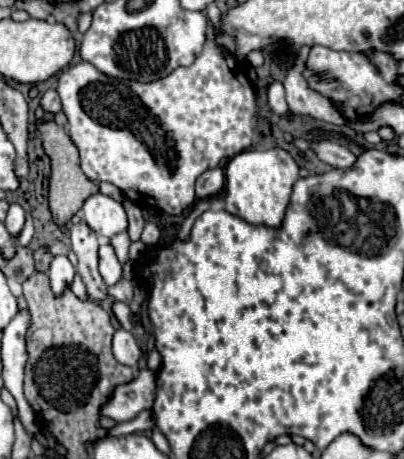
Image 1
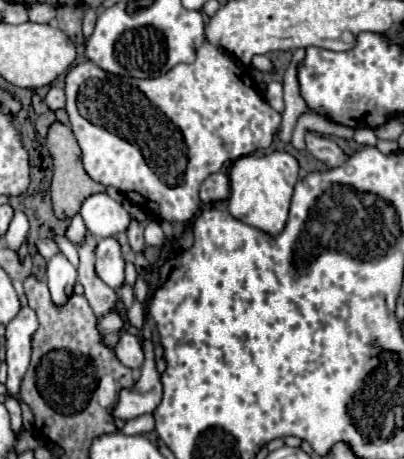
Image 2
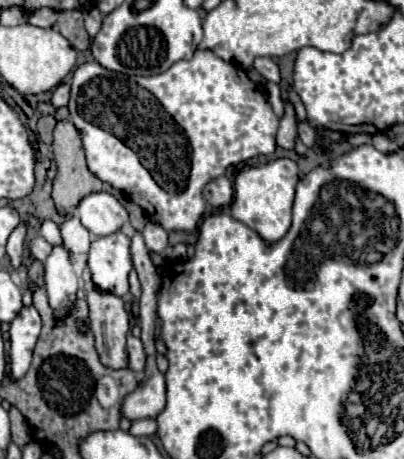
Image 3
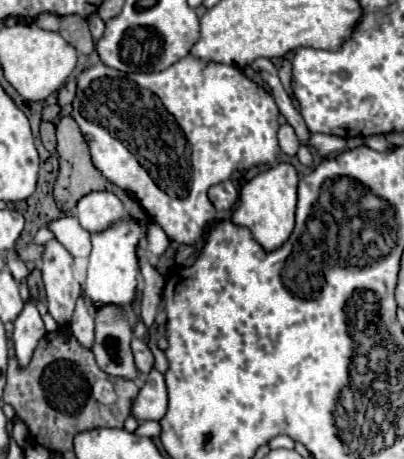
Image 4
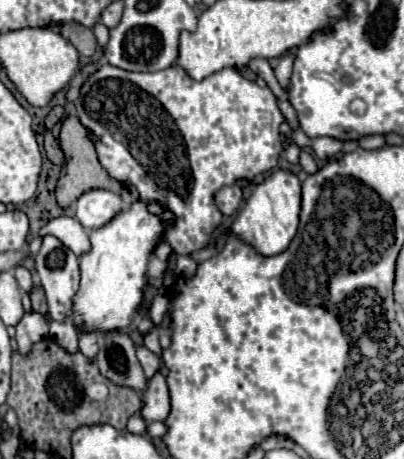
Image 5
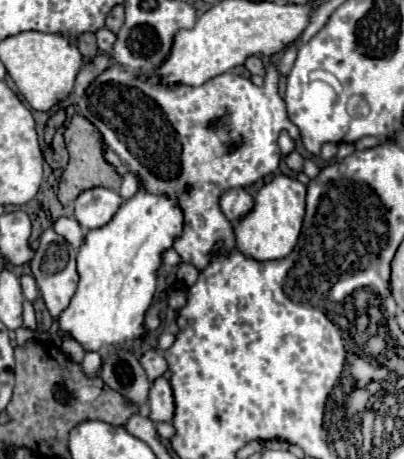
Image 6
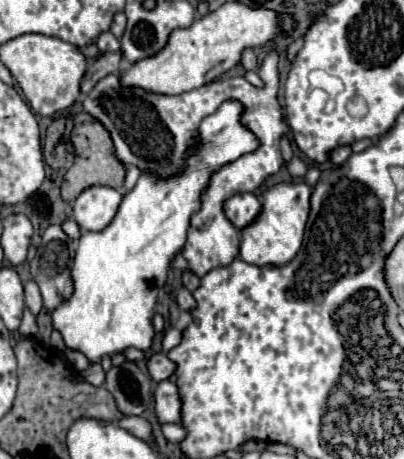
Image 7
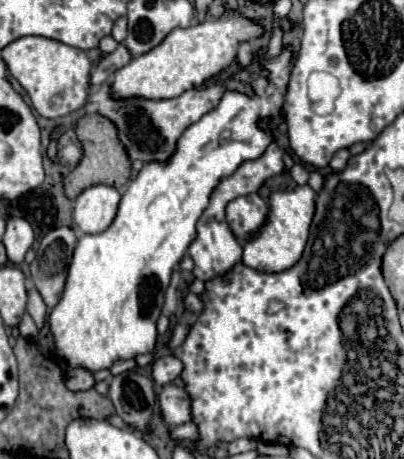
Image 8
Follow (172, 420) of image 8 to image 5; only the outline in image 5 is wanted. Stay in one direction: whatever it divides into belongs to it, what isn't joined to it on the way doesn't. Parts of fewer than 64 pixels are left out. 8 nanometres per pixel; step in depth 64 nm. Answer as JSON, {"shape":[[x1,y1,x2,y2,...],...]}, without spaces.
{"shape":[[158,372,154,374,154,378,148,380,148,388,142,394,144,398,144,408,142,408,142,418,146,422,154,422,154,420,166,420,168,412,170,412,170,392,168,392,168,384,166,378]]}

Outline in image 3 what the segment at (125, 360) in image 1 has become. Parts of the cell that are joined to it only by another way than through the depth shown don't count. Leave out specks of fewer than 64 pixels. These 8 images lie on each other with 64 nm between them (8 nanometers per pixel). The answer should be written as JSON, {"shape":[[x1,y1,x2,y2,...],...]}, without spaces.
{"shape":[[132,334,128,336,128,358,130,358,130,370,144,372,146,352,144,352,144,346,142,346,140,338,134,338]]}

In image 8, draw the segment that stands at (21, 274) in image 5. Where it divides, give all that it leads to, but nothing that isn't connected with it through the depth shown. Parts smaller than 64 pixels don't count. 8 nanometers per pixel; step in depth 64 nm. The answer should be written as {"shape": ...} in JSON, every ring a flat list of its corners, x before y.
{"shape":[[32,288,28,292,28,314,32,316,32,320,36,322,36,326,42,330,44,324,46,324,46,314,48,314,48,308,42,300,42,296]]}

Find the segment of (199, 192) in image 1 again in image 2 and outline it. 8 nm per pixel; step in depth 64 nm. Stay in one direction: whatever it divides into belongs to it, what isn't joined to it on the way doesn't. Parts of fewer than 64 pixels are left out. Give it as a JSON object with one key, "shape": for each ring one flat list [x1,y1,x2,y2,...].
{"shape":[[224,172,208,176,200,186,200,200,204,204,222,202,228,198,228,194,230,194,230,184,228,184,228,176]]}

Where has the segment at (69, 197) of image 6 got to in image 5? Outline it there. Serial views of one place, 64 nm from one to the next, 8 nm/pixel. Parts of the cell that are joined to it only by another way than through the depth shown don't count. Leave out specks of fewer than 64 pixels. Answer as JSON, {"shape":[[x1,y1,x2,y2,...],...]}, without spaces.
{"shape":[[68,116,64,122,62,122,62,130,60,130,60,148,64,150,66,154,66,162,62,166,62,174,60,174,60,180,56,184,56,198,58,198,58,204,62,208,68,208,74,200,78,200,84,192,88,190,94,190,94,188,106,188,106,190,112,190,112,192,120,192,122,190,122,184,114,178,108,176,106,168,100,164,98,156,96,156,96,146,90,138,90,132,88,128,84,128,78,120,78,116]]}

